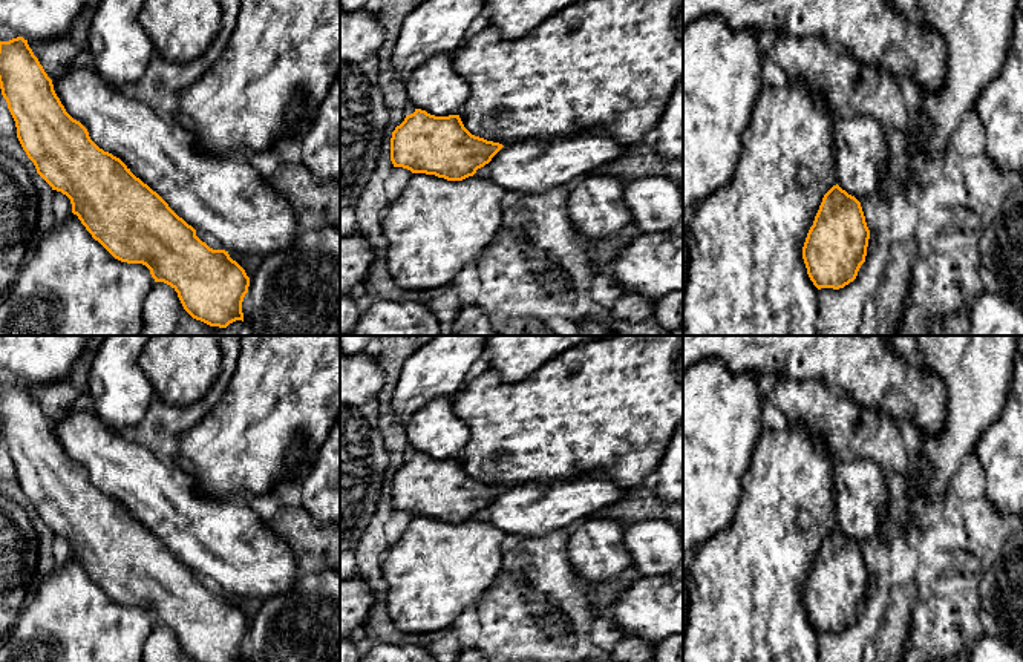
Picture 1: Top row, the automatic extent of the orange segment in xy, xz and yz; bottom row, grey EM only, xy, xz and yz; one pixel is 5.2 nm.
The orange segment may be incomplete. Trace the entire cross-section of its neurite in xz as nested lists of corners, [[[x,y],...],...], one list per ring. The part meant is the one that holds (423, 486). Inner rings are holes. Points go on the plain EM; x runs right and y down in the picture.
[[[415,452],[392,475],[391,504],[412,516],[462,524],[489,507],[502,490],[472,478],[459,458],[435,460]]]

